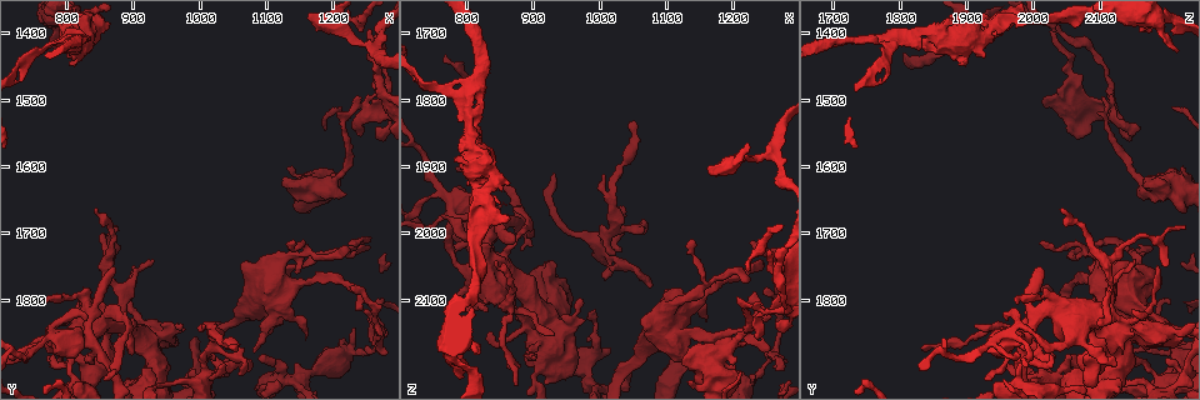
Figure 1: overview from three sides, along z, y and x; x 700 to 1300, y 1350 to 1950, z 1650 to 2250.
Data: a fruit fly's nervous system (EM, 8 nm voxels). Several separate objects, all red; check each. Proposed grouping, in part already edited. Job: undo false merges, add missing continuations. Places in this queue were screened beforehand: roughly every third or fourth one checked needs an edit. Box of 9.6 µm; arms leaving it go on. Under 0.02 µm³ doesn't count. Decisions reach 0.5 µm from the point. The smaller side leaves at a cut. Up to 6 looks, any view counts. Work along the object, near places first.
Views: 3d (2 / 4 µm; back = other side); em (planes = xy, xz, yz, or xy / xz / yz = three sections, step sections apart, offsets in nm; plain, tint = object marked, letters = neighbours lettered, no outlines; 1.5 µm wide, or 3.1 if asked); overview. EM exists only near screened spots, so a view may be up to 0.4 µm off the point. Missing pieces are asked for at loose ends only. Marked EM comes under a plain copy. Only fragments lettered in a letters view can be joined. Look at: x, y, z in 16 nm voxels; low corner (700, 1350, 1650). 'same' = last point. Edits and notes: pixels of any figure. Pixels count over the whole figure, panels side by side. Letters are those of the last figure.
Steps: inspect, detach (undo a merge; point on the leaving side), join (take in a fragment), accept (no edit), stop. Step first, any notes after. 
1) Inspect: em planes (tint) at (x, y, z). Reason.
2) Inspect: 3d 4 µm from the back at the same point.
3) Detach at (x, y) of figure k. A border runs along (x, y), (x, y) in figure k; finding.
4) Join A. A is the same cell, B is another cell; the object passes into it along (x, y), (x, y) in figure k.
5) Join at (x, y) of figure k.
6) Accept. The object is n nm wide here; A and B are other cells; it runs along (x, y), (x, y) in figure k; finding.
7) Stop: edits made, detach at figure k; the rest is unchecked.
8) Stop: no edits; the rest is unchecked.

Inspect: 3d 4 µm at (1175, 1905, 2215). Thick turns thin.

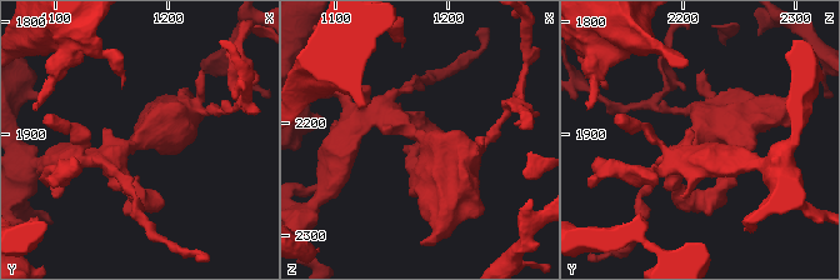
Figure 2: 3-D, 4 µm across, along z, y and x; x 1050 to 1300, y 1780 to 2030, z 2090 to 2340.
Inspect: em planes (letters) at (1176, 1908, 2214). The arms are 280, 420 nm wide.

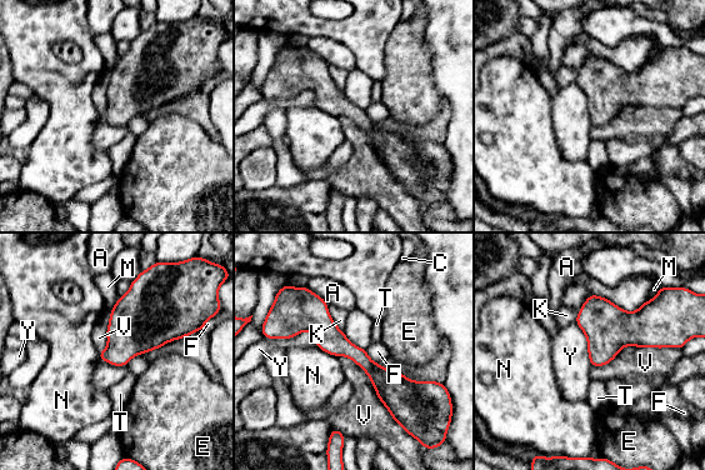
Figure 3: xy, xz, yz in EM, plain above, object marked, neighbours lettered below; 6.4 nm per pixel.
Accept. A, C, E, F, K, M, N, T, V and Y are other cells; it runs along (283, 331), (318, 324), (389, 385), (420, 385) in figure 3; all the same cell.

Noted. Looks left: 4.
Inspect: 3d 4 µm at (895, 1835, 2130). Calibre changes.

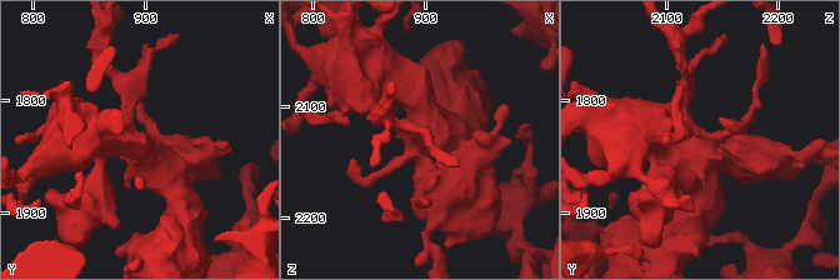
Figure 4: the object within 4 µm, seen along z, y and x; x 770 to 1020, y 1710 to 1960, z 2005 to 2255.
Inspect: em planes (letters) at (894, 1838, 2130). Now the EM.

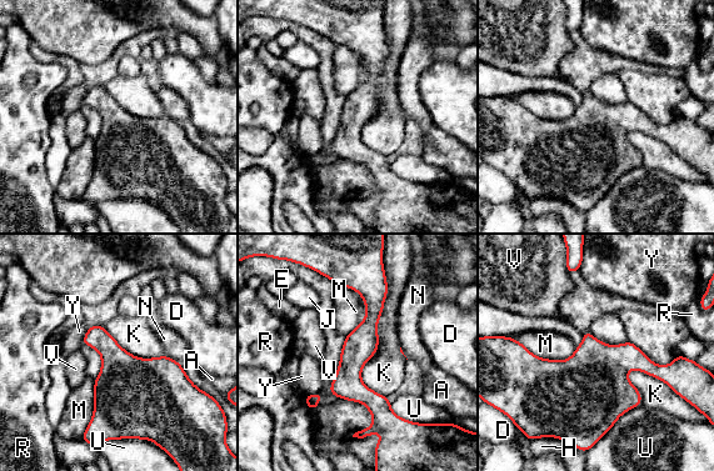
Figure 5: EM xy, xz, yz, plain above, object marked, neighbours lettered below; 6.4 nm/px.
Accept. A, D, E, H, J, K, M, N, R, U, V and Y are other cells; a border runs along (385, 271), (362, 381), (388, 399) in figure 5; all the same cell.

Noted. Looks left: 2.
Stop: no edits; the rest is unchecked.

